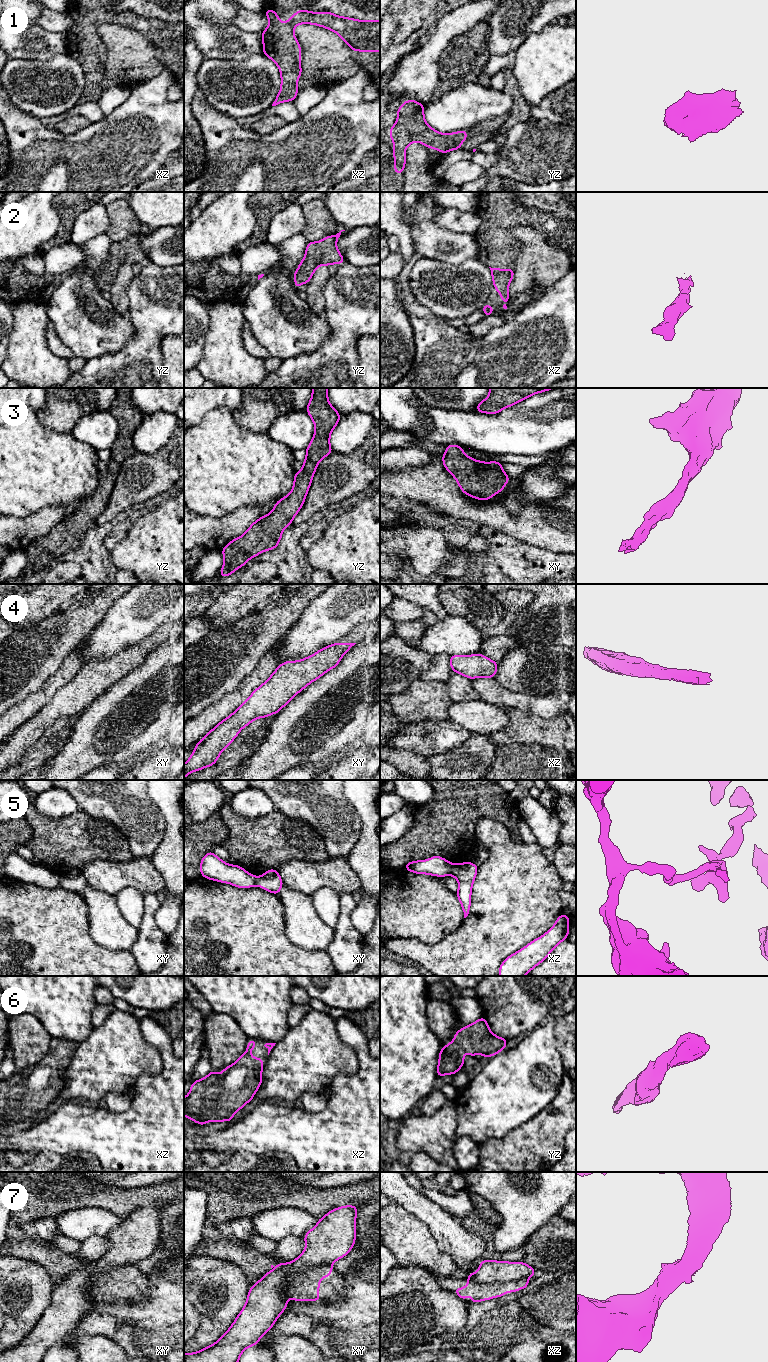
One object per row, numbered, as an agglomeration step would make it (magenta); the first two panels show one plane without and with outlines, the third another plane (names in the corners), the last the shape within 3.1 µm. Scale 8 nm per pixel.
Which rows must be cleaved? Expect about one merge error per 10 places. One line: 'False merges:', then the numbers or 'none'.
False merges: 5, 7

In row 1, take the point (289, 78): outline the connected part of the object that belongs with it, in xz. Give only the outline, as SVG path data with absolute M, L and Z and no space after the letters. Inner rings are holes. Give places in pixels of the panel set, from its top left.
M301 8L293 16L289 16L289 22L281 22L275 10L265 10L263 13L270 20L261 34L263 53L276 63L281 74L281 91L272 106L294 101L298 94L297 81L302 75L301 47L293 32L298 24L327 28L337 33L352 51L380 51L378 20L355 20L335 16L333 12L309 12Z

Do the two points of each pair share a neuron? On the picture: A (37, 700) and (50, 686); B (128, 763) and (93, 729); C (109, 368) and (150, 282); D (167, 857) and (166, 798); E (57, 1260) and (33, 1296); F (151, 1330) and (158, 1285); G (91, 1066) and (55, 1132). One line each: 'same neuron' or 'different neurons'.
A: same neuron
B: different neurons
C: same neuron
D: same neuron
E: different neurons
F: same neuron
G: different neurons

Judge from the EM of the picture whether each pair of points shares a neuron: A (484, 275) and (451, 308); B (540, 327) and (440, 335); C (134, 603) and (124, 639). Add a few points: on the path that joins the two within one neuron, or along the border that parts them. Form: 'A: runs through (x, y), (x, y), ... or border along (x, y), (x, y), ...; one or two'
A: runs through (474, 279), (455, 298); one
B: runs through (515, 341), (500, 341), (497, 344), (465, 344); one
C: runs through (134, 612), (134, 616), (124, 626), (124, 630); one

